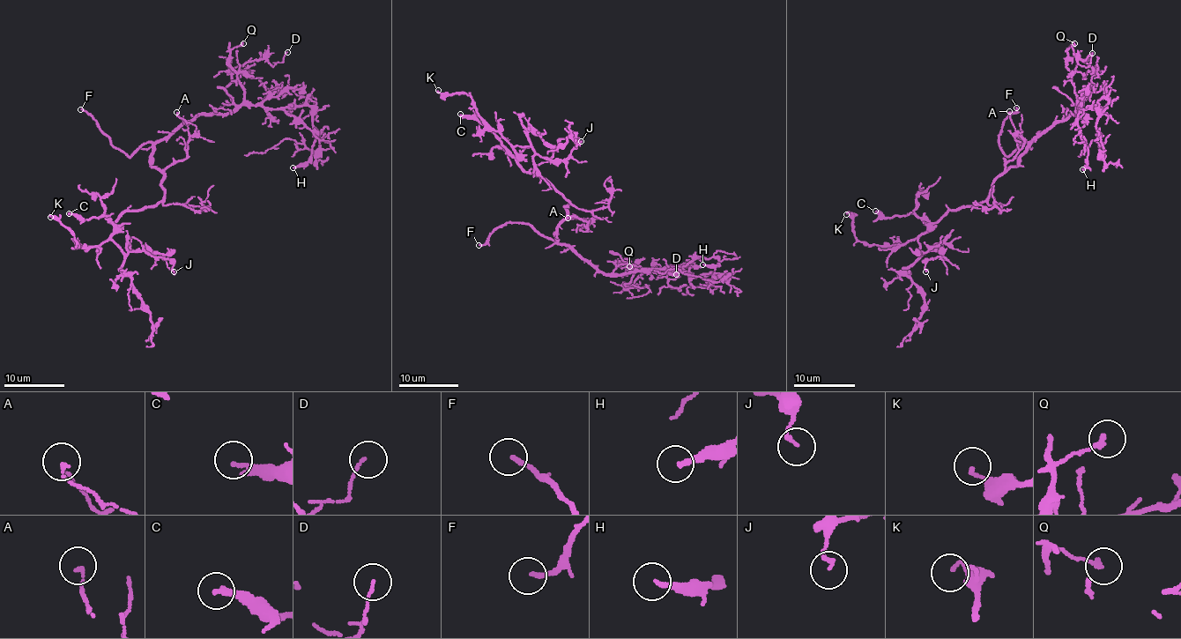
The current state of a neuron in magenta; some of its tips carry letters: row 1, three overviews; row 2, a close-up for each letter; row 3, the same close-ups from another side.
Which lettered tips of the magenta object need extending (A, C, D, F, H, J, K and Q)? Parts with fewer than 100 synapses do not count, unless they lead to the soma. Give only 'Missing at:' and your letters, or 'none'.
Missing at: F

